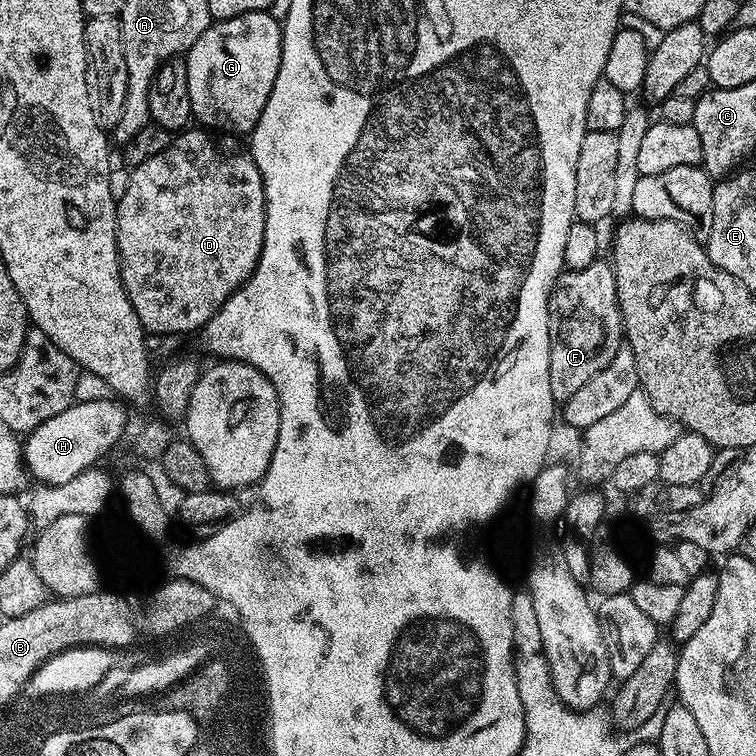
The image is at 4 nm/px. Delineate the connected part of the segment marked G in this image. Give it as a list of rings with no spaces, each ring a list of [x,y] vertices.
[[[271,11],[251,12],[245,16],[235,16],[229,20],[213,23],[203,32],[186,53],[188,65],[188,85],[190,86],[190,106],[192,115],[198,121],[204,120],[208,130],[229,128],[232,132],[244,130],[246,134],[256,129],[258,118],[274,88],[274,78],[278,78],[278,66],[282,63],[282,24]]]

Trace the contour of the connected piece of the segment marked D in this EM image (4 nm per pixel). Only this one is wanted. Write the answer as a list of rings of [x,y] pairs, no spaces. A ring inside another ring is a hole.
[[[184,130],[175,137],[176,140],[165,152],[156,152],[148,156],[136,169],[128,172],[126,190],[116,201],[116,245],[120,255],[120,277],[124,283],[126,294],[134,306],[145,333],[161,332],[164,336],[172,336],[175,332],[192,332],[203,329],[210,317],[220,311],[223,304],[249,280],[257,271],[260,262],[260,250],[266,244],[266,186],[260,177],[257,161],[251,155],[240,152],[227,152],[213,133],[208,130]]]

